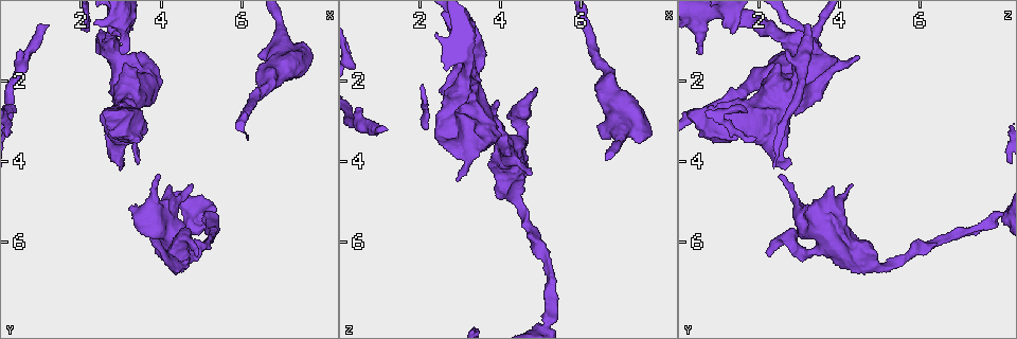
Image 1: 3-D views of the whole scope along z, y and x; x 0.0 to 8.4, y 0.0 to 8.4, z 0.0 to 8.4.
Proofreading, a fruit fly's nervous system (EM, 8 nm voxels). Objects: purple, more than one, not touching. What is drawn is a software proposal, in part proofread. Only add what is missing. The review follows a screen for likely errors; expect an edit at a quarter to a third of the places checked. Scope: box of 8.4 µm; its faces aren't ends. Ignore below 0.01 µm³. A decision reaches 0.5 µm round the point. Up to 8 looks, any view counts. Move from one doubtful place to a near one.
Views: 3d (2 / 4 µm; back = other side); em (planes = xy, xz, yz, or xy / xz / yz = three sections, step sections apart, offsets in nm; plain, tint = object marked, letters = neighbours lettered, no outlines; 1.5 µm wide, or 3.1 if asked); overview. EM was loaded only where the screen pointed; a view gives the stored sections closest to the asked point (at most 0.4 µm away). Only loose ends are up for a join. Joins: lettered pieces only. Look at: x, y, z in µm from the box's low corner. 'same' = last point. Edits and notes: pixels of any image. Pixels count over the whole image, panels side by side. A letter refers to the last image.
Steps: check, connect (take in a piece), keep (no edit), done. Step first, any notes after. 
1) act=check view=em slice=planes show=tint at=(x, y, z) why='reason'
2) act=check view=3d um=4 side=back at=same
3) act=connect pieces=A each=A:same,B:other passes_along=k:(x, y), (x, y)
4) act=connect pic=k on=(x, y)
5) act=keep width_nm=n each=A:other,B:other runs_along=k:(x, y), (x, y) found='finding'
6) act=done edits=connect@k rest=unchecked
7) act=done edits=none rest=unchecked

act=check view=em um=3.1 slice=planes show=letters at=(6.45, 1.25, 3.40) why='free end'

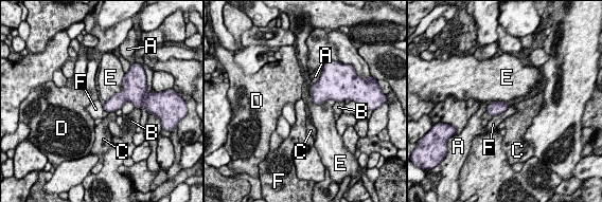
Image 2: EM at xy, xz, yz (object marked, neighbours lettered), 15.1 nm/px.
act=connect pieces=E each=A:other,B:other,C:other,D:other,E:same,F:other found='it goes on there'

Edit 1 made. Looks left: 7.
act=check view=overview

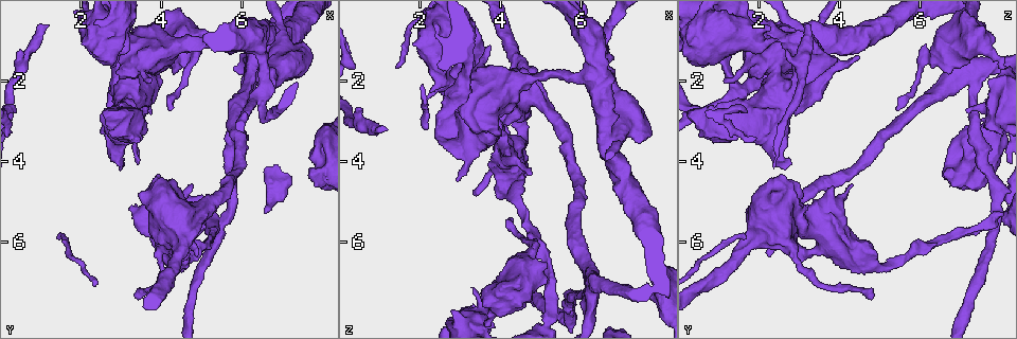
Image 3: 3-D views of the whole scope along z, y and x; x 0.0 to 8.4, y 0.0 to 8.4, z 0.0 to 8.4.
act=check view=3d um=4 at=(2.95, 4.05, 2.80) why='an open end'

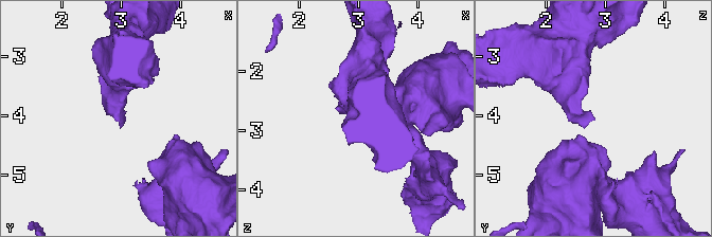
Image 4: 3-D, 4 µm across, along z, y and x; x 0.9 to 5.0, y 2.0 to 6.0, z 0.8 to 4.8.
act=check view=em slice=planes show=letters at=(2.95, 4.05, 2.80) why='need the tissue'

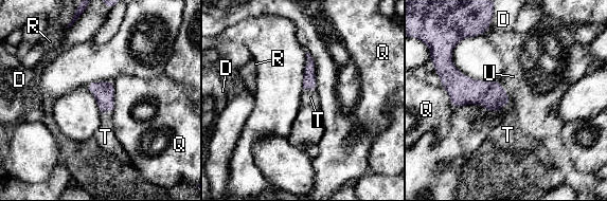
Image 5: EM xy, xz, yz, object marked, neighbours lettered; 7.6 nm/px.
act=connect pieces=T each=D:other,Q:other,R:other,T:same,U:other passes_along=5:(309, 83), (308, 90), (310, 97) found='it goes on there'

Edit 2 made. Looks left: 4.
act=done edits=connect@2,connect@5 rest=unchecked

